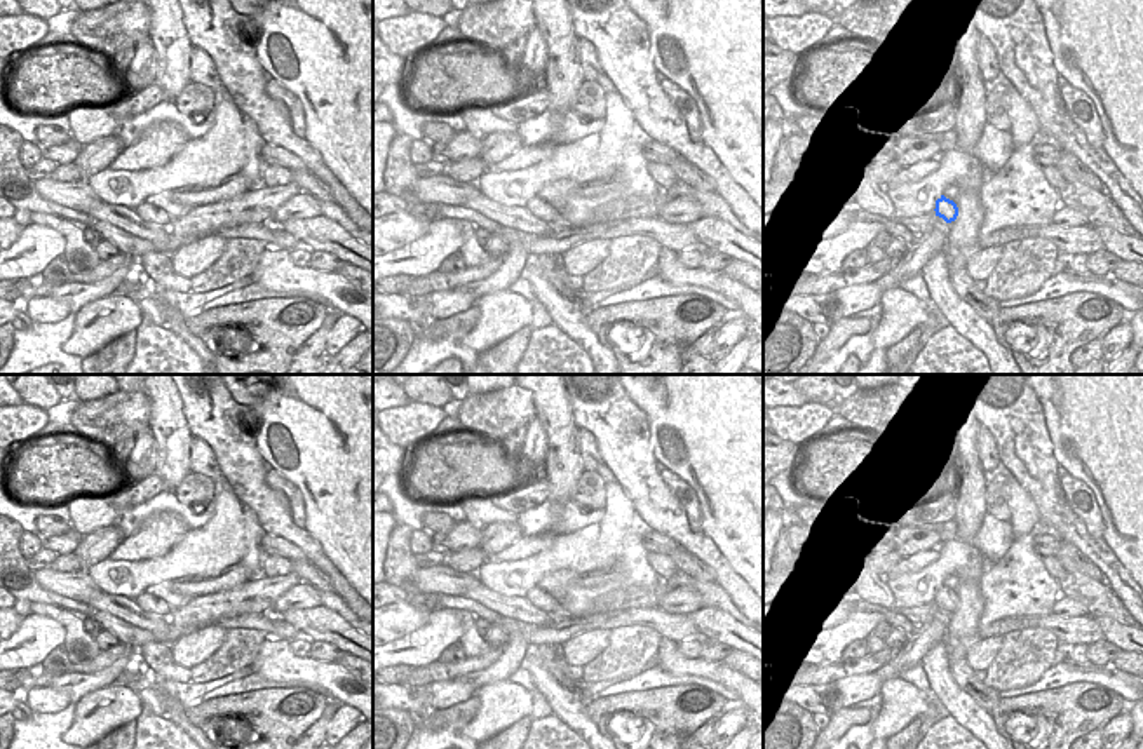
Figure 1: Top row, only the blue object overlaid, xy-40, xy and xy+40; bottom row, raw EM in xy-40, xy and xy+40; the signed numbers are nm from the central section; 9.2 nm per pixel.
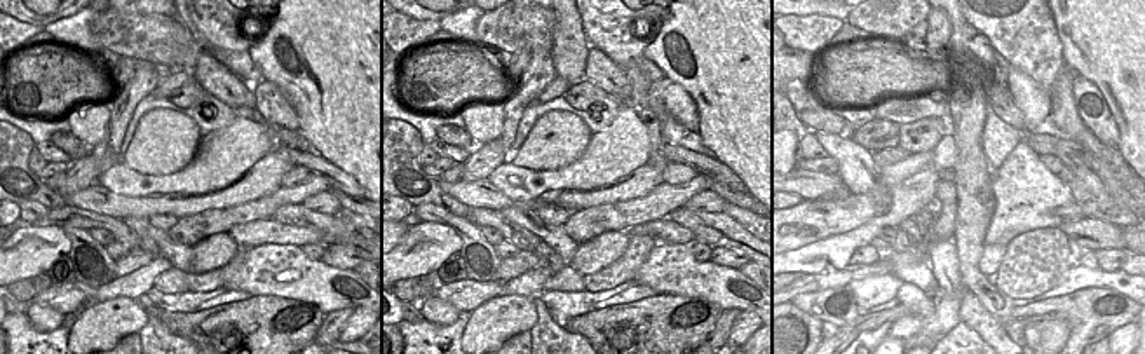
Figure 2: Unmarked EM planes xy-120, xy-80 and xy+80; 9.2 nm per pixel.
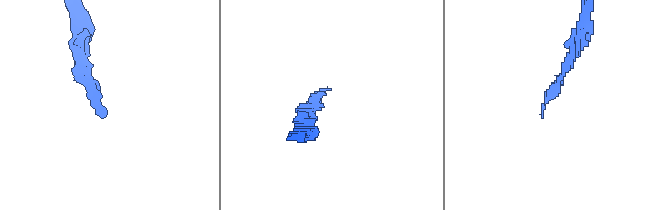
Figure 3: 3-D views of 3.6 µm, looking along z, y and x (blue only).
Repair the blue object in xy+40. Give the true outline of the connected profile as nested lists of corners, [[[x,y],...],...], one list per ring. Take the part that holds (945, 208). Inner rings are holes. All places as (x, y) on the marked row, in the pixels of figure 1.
[[[941,195],[936,200],[936,216],[943,218],[946,223],[951,223],[957,219],[958,216],[958,207],[953,200],[946,199],[944,195]]]

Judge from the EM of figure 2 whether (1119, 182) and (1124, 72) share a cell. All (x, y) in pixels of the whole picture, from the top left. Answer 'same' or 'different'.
different

